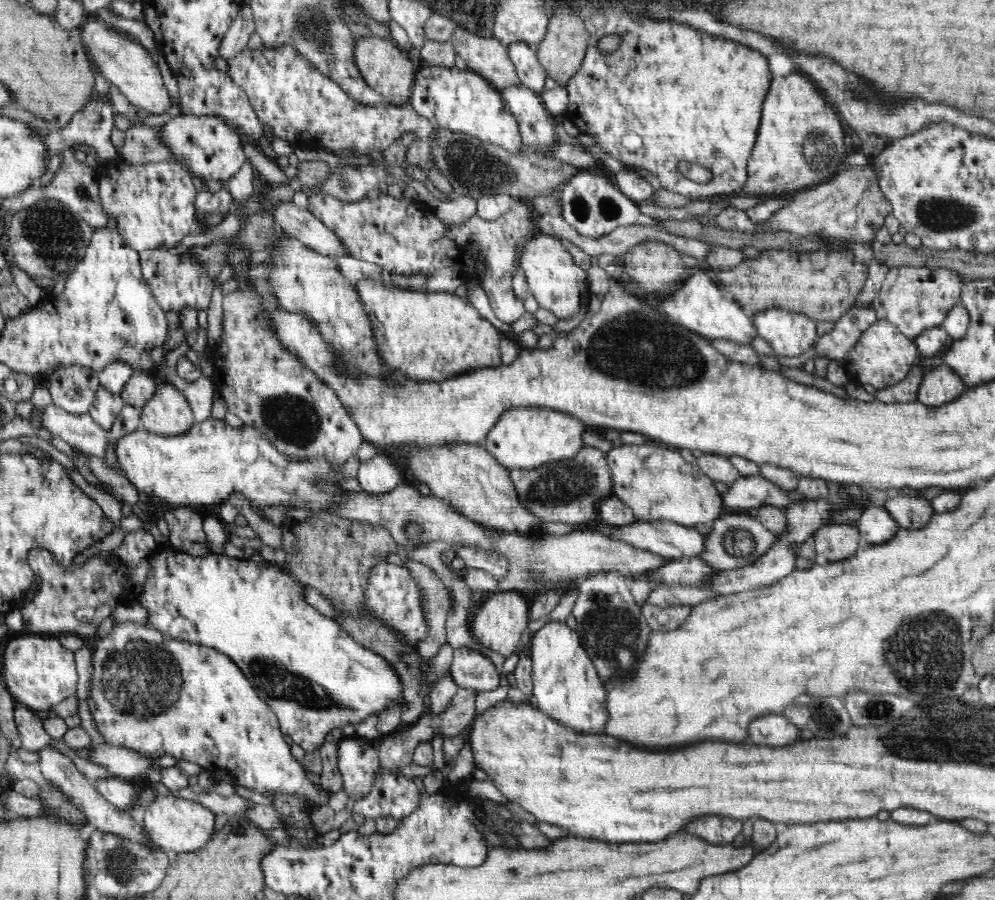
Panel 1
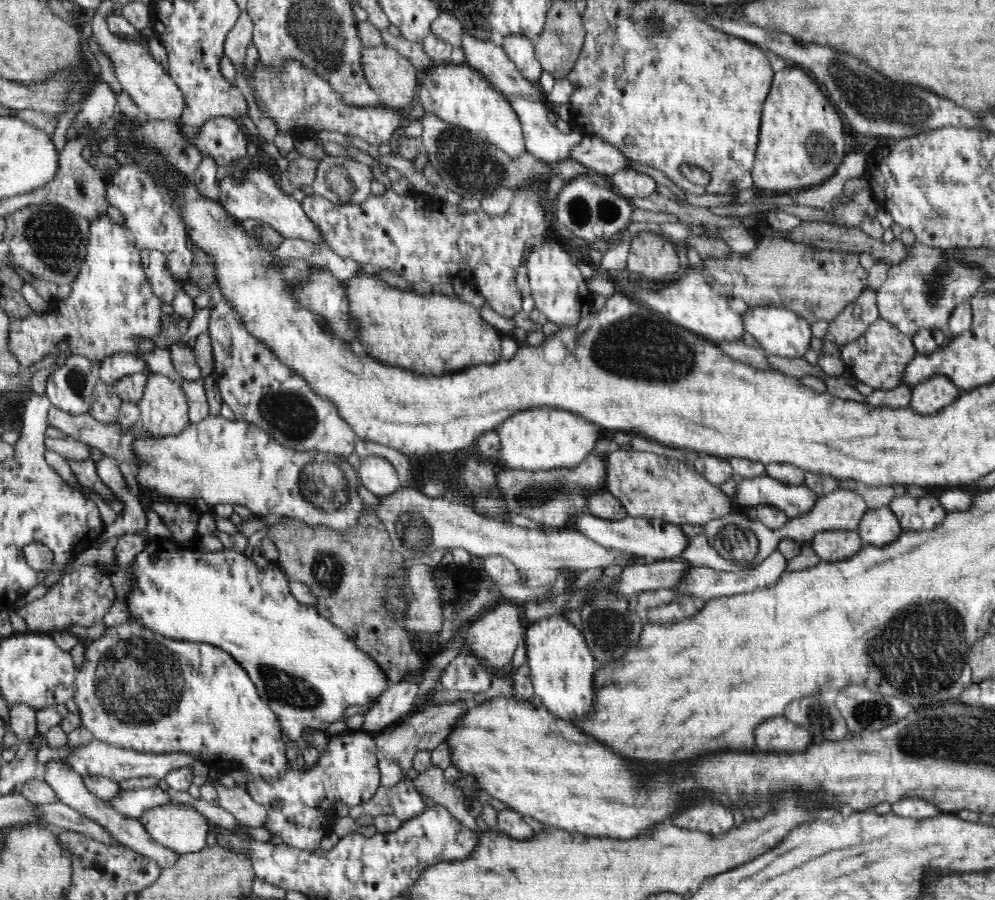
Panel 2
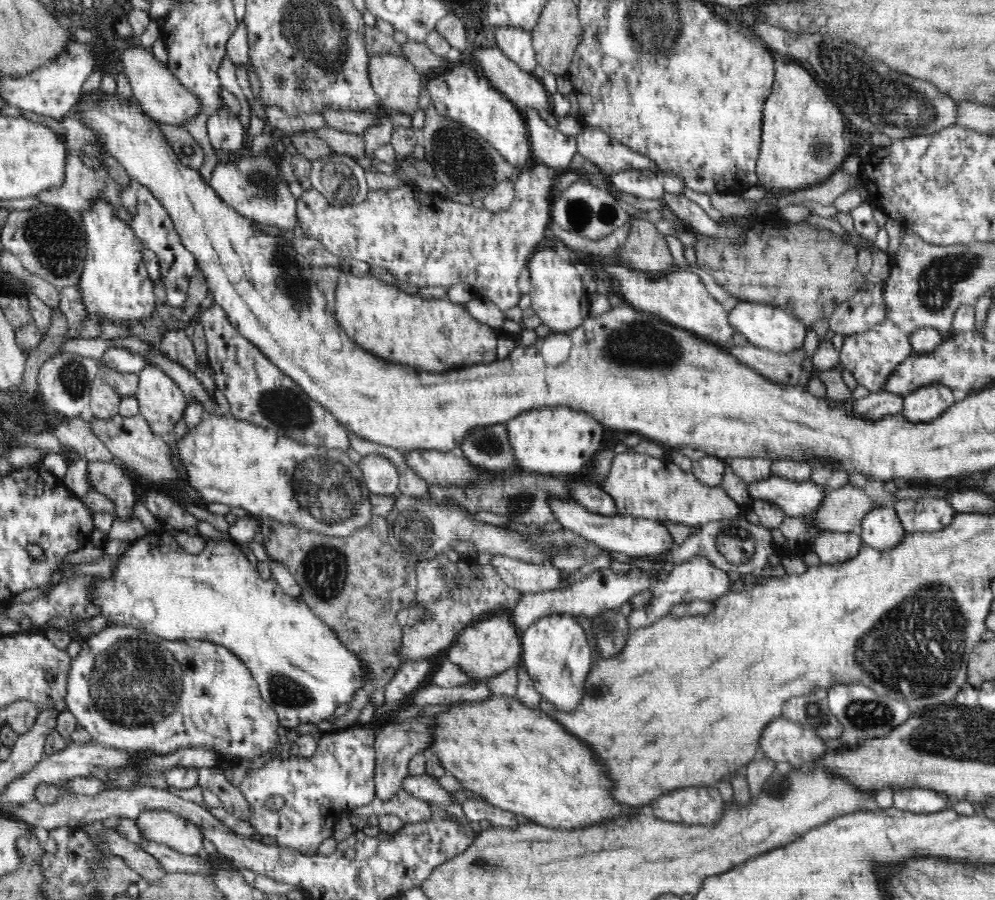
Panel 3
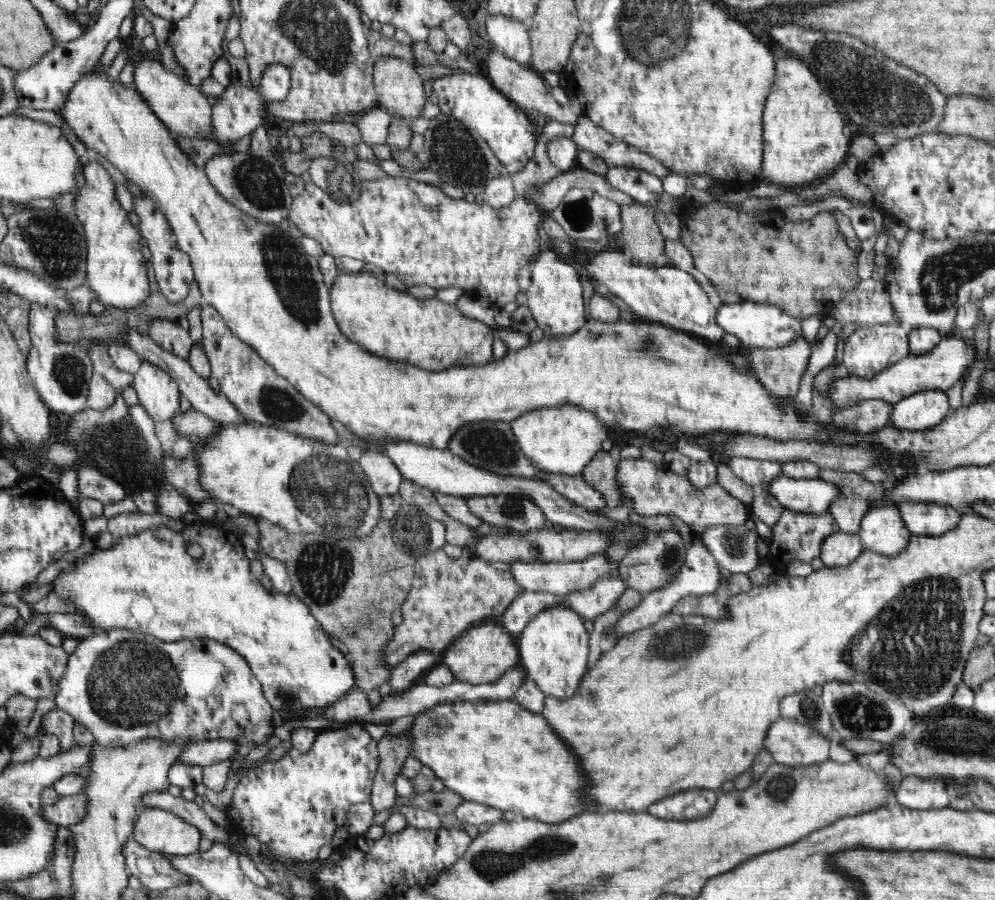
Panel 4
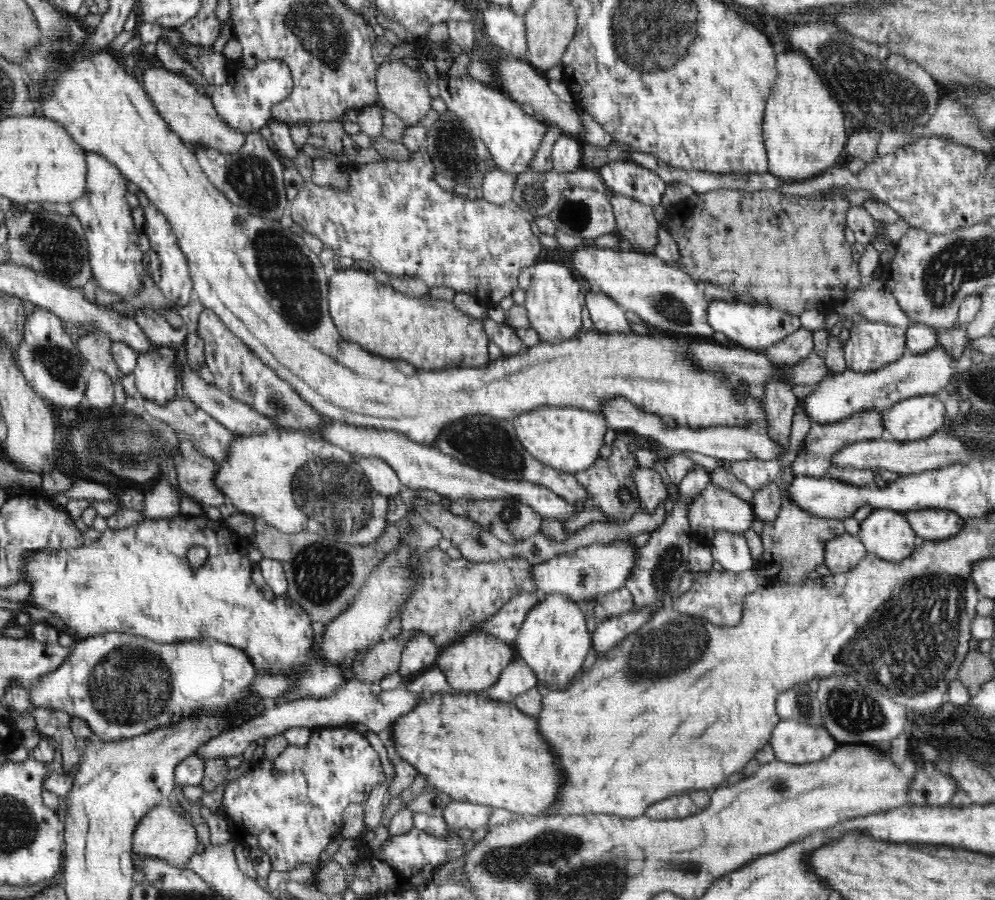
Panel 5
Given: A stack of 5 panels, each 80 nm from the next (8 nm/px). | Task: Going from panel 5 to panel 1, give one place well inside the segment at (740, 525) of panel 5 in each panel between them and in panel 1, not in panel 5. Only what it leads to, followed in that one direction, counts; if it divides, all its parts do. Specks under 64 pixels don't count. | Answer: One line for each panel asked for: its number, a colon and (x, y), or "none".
1: (654, 481)
2: (647, 485)
3: (643, 487)
4: (649, 490)

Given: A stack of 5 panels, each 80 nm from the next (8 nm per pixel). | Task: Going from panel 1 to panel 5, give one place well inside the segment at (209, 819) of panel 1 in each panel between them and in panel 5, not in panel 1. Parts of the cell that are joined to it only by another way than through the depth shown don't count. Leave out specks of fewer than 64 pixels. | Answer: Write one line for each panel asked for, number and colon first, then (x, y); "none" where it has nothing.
2: (180, 827)
3: (164, 827)
4: (159, 830)
5: (163, 833)

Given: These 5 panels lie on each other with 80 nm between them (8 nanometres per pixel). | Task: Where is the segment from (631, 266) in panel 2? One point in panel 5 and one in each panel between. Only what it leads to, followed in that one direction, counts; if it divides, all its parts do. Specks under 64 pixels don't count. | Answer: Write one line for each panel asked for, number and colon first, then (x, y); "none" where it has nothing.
3: (645, 248)
4: (641, 236)
5: (635, 220)

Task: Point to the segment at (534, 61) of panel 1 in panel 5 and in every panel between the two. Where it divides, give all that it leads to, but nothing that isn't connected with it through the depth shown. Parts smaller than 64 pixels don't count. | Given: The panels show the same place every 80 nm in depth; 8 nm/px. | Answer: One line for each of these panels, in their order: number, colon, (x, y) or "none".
2: (519, 48)
3: (517, 45)
4: (511, 37)
5: (506, 29)

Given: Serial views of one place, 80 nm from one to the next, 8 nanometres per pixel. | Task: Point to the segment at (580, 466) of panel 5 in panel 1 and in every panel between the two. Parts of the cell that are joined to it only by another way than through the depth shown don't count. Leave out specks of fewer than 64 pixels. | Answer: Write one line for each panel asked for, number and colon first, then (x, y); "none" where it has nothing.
1: (525, 437)
2: (539, 439)
3: (560, 441)
4: (559, 440)

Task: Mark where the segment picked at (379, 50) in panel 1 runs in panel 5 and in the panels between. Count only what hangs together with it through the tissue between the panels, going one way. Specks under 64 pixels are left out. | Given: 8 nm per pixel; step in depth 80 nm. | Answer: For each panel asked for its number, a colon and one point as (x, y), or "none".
2: (391, 75)
3: (396, 83)
4: (400, 89)
5: (401, 90)

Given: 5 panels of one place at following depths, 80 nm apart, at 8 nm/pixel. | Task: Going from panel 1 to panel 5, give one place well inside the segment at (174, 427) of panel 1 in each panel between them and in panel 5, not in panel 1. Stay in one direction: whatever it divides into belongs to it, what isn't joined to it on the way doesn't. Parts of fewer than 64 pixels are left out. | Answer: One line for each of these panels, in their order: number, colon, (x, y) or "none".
2: (164, 409)
3: (161, 402)
4: (158, 393)
5: (155, 376)

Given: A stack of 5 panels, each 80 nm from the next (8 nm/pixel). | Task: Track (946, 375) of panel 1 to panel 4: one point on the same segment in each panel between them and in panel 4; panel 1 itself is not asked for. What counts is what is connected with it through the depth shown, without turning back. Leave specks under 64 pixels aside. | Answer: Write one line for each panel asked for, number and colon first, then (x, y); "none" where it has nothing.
2: (929, 397)
3: (924, 404)
4: (922, 411)

